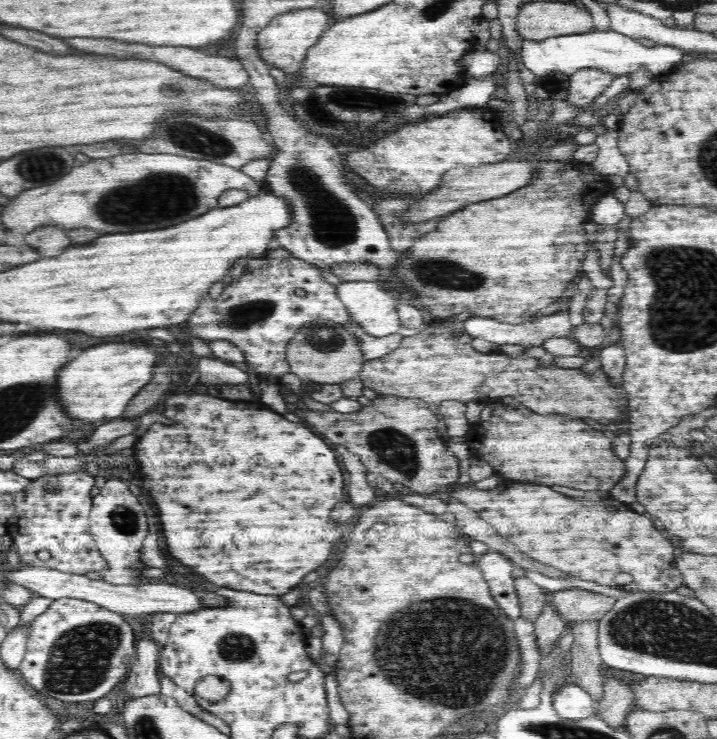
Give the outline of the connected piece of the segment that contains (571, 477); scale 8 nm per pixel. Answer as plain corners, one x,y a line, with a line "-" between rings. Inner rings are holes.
521,401
514,405
494,409
489,420
472,426
466,435
466,445
475,458
484,460
502,478
520,482
538,482
544,486
568,486
578,490
610,490
625,475
625,465
614,453
611,435
592,429
583,419
555,414
542,415
532,412

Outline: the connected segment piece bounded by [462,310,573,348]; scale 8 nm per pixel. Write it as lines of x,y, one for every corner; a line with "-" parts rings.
568,310
540,317
534,322
527,320
522,324
508,324
471,316
462,325
472,338
484,338
496,344
520,344
525,348
542,346
544,340
556,336
572,337
573,330

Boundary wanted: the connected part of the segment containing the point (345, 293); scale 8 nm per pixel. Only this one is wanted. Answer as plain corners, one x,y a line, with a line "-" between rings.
343,281
336,285
338,298
347,308
354,322
357,322
370,336
390,336
400,330
395,293
385,288
382,282

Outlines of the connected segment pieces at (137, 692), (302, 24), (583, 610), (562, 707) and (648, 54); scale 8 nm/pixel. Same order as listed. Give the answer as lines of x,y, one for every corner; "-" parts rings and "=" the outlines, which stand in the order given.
152,638
140,640
129,673
124,678
124,694
130,699
161,694
158,658
162,651
=
316,8
284,12
269,22
262,32
258,32
258,52
268,66
284,72
299,72
309,48
318,42
318,38
330,26
328,24
330,16
=
572,587
571,590
552,592
549,595
549,602
560,617
568,623
573,623
574,621
599,621
614,608
617,599
=
565,682
562,688
556,689
553,693
553,706
560,718
568,720
580,720
596,714
595,701
591,698
590,693
575,683
=
590,29
582,34
550,37
539,41
524,40
521,46
521,59
524,66
534,74
548,74
556,71
567,75
581,68
595,68
616,76
637,72
640,68
654,75
669,73
666,70
683,64
683,51
670,45
646,47
636,39
620,34
612,29
608,31

